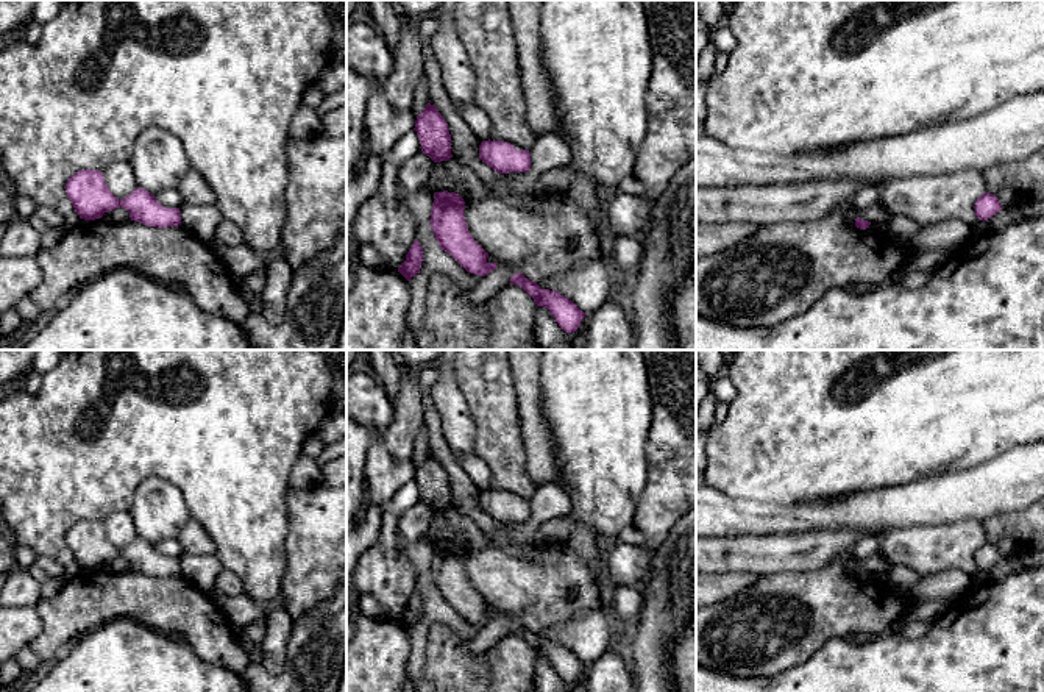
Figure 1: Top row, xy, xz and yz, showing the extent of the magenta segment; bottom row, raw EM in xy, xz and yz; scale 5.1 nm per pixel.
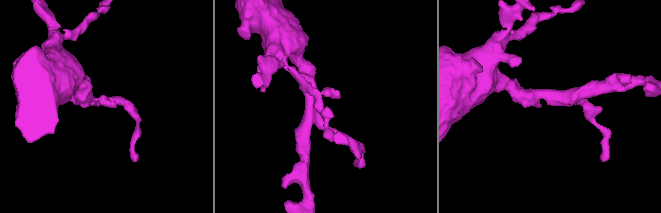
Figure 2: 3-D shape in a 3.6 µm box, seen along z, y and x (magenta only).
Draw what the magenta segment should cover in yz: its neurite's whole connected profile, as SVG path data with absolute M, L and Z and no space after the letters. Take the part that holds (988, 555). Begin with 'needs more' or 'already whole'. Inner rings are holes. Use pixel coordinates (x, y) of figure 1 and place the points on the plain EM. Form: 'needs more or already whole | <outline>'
already whole | M985 542L980 548L977 548L974 559L977 569L988 570L1002 559L1002 555L996 545Z

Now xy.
already whole | M78 520L69 528L66 542L75 562L84 570L101 569L105 562L122 556L130 562L131 570L147 576L165 578L181 575L179 558L164 558L153 544L142 537L137 537L122 550L114 547L100 520Z

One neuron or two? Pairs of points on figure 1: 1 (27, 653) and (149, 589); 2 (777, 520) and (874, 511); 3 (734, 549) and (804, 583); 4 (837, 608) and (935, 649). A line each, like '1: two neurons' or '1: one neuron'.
1: two neurons
2: one neuron
3: two neurons
4: two neurons

